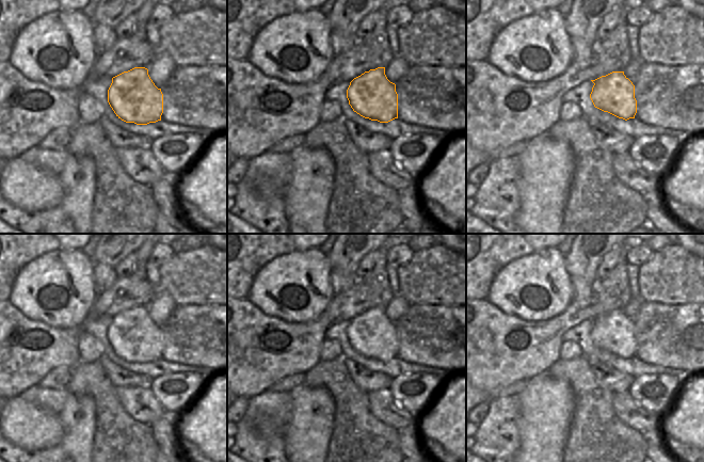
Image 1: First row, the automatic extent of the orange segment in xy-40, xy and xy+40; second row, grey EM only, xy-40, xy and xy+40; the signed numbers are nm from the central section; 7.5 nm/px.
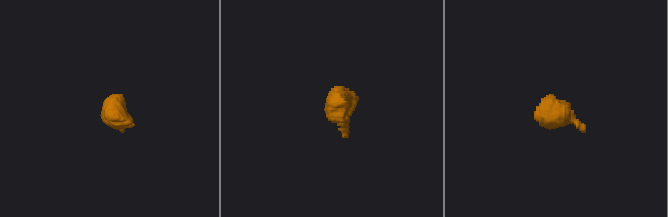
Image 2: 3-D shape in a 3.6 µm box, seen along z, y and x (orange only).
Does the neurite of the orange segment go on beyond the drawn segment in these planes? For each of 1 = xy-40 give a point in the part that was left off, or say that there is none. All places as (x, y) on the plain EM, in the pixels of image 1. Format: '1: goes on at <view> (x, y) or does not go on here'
1: does not go on here

